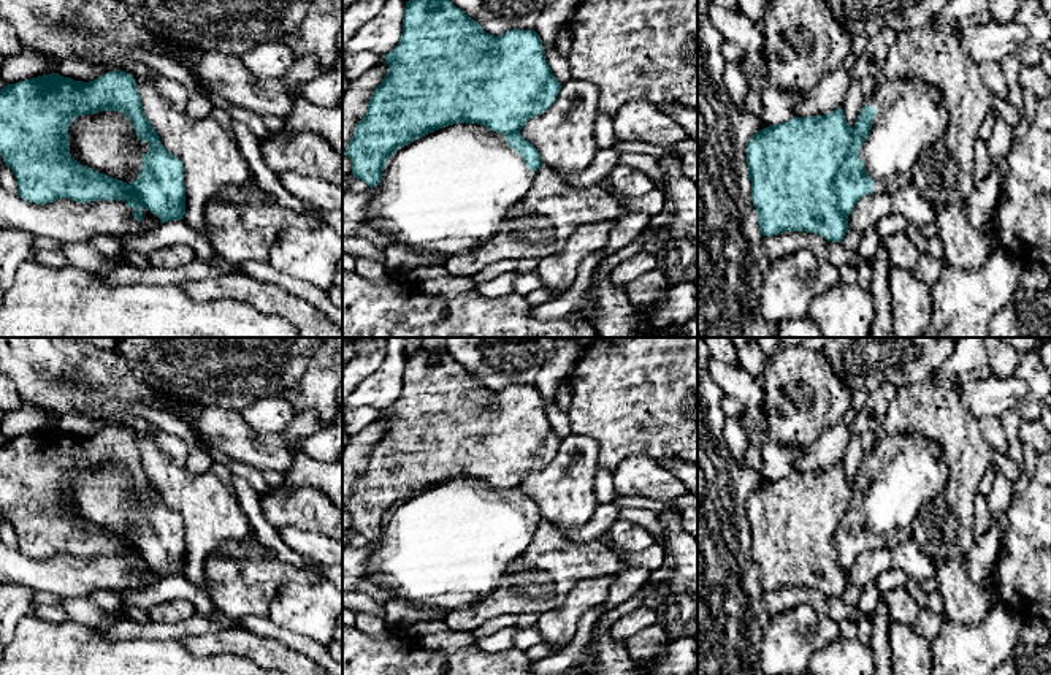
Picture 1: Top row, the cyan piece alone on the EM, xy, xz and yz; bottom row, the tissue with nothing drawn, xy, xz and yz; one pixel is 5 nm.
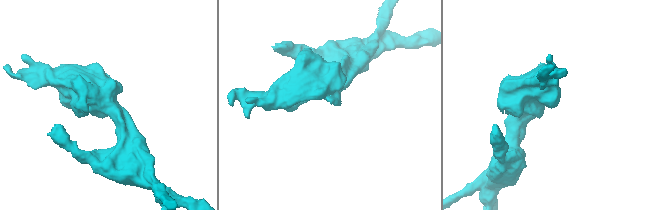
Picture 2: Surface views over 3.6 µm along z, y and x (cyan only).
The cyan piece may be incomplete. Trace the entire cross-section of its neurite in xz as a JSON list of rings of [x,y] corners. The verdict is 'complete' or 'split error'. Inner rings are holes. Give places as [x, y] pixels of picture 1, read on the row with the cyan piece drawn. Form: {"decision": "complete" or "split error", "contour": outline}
{"decision": "split error", "contour": [[[409,0],[399,43],[385,54],[385,62],[388,73],[342,152],[352,160],[352,174],[373,190],[369,225],[420,254],[452,257],[487,244],[507,212],[528,193],[542,166],[537,149],[520,135],[529,119],[552,106],[561,89],[539,35],[514,29],[495,36],[450,0]]]}

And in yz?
{"decision": "split error", "contour": [[[894,78],[869,97],[853,128],[840,106],[824,116],[794,117],[759,130],[747,146],[747,163],[762,236],[807,231],[842,242],[854,204],[869,193],[912,185],[916,162],[943,138],[946,125],[948,109],[937,89]]]}

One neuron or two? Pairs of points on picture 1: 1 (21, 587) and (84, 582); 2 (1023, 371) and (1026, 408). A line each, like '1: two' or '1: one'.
1: one
2: one

